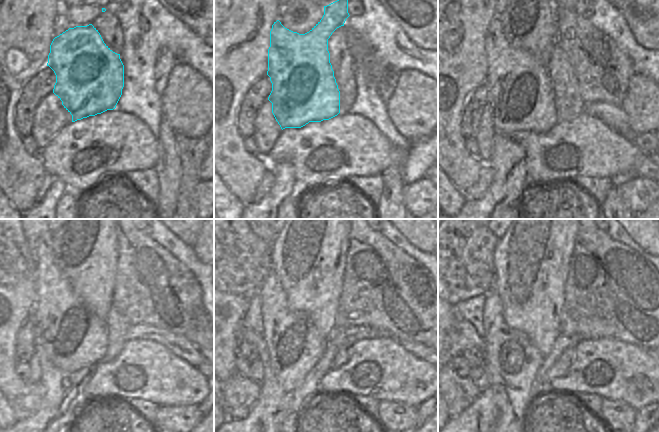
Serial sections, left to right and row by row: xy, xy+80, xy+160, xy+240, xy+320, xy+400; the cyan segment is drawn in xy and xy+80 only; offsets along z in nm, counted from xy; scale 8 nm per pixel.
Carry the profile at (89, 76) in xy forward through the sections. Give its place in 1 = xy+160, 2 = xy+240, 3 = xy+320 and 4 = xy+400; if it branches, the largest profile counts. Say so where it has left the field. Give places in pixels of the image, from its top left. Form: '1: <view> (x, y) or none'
1: xy+160 (520, 95)
2: xy+240 (74, 338)
3: xy+320 (295, 346)
4: xy+400 (510, 358)

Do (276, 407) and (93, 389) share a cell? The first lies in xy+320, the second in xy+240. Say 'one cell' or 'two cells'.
two cells

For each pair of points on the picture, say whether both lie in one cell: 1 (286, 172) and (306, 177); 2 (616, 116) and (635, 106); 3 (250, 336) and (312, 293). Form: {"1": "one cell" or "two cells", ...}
{"1": "two cells", "2": "two cells", "3": "two cells"}

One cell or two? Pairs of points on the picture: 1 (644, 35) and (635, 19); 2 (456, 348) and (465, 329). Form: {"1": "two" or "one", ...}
{"1": "one", "2": "one"}

